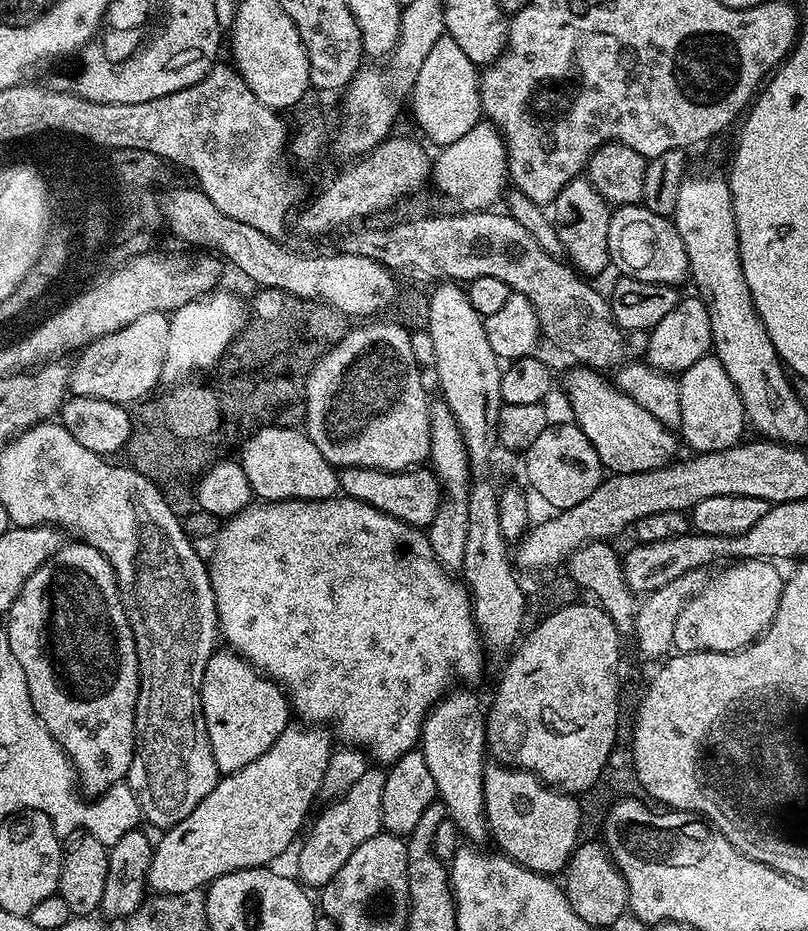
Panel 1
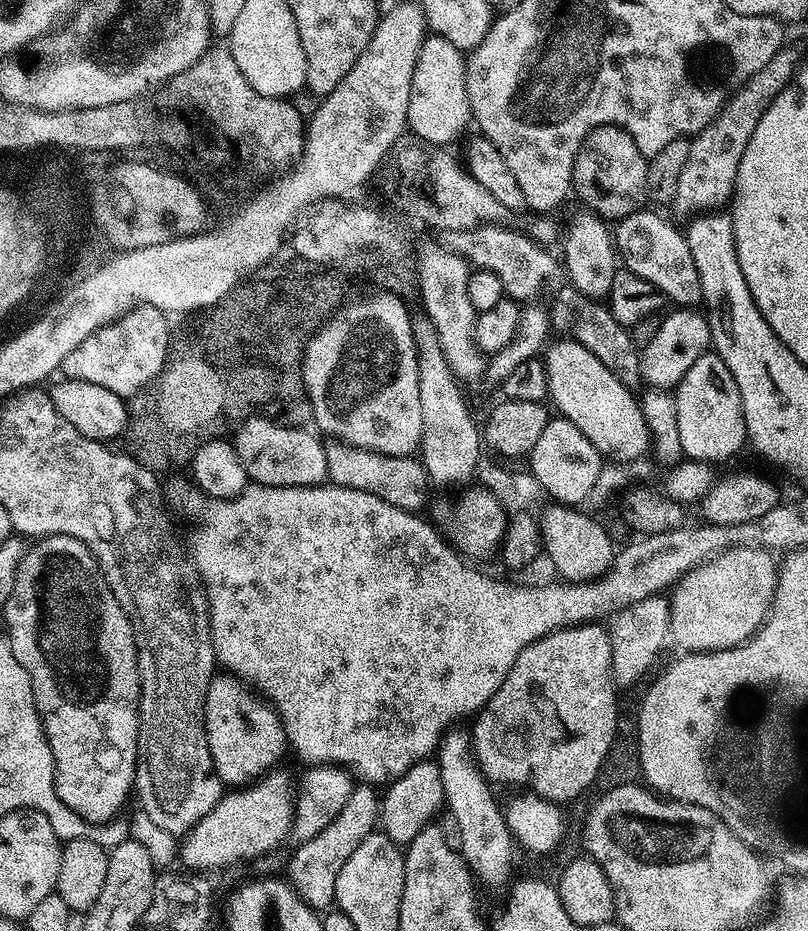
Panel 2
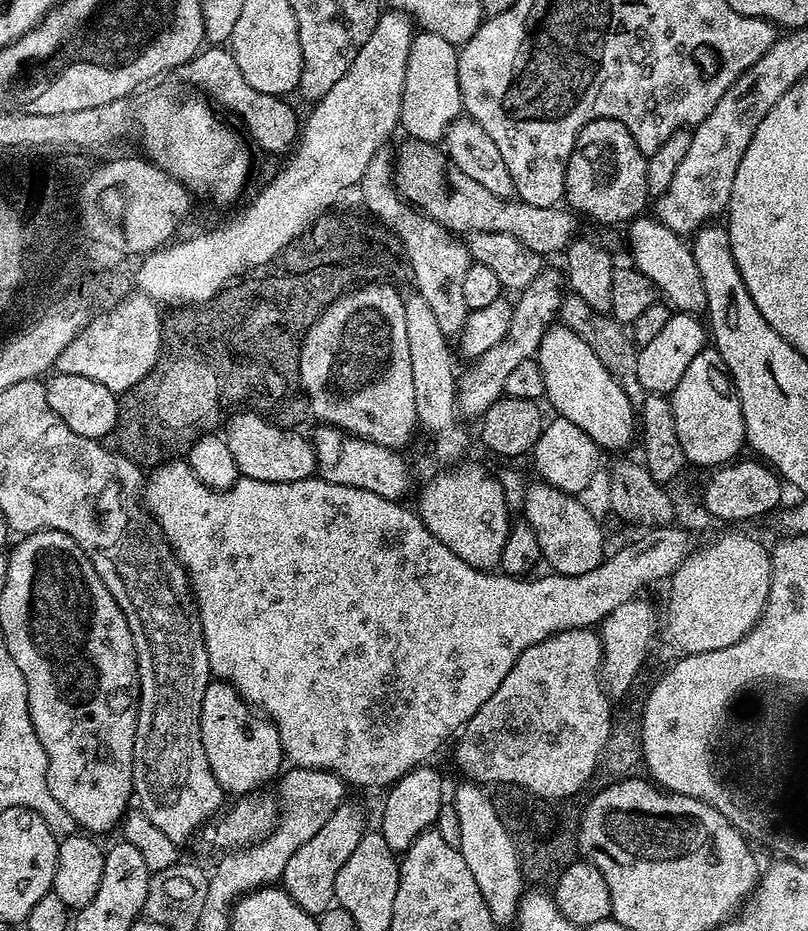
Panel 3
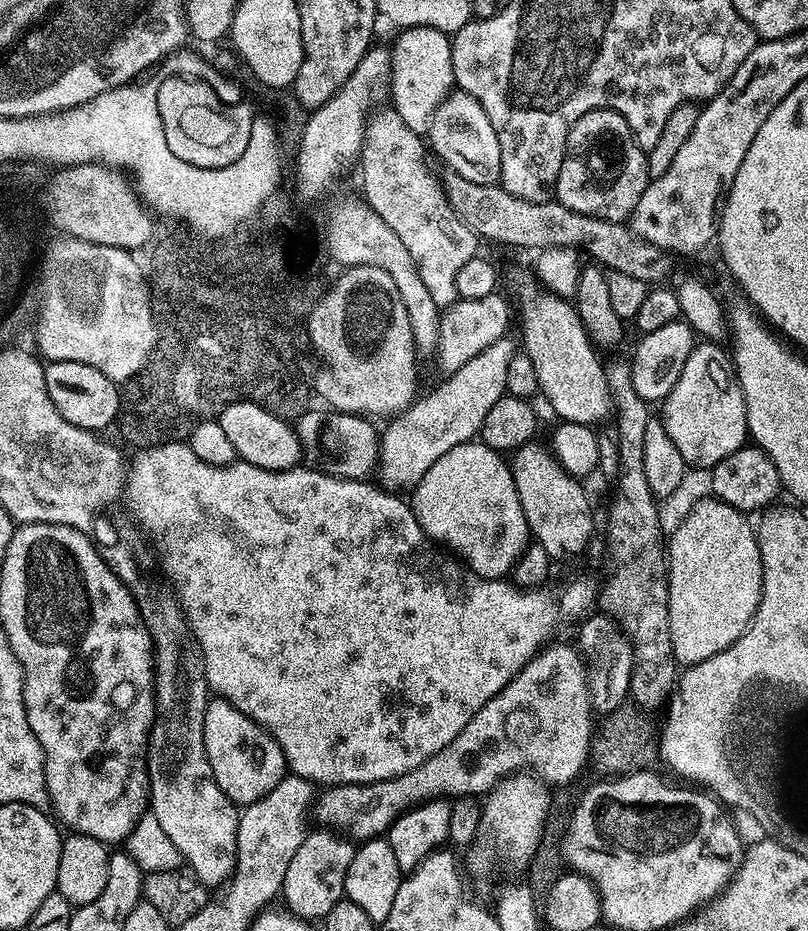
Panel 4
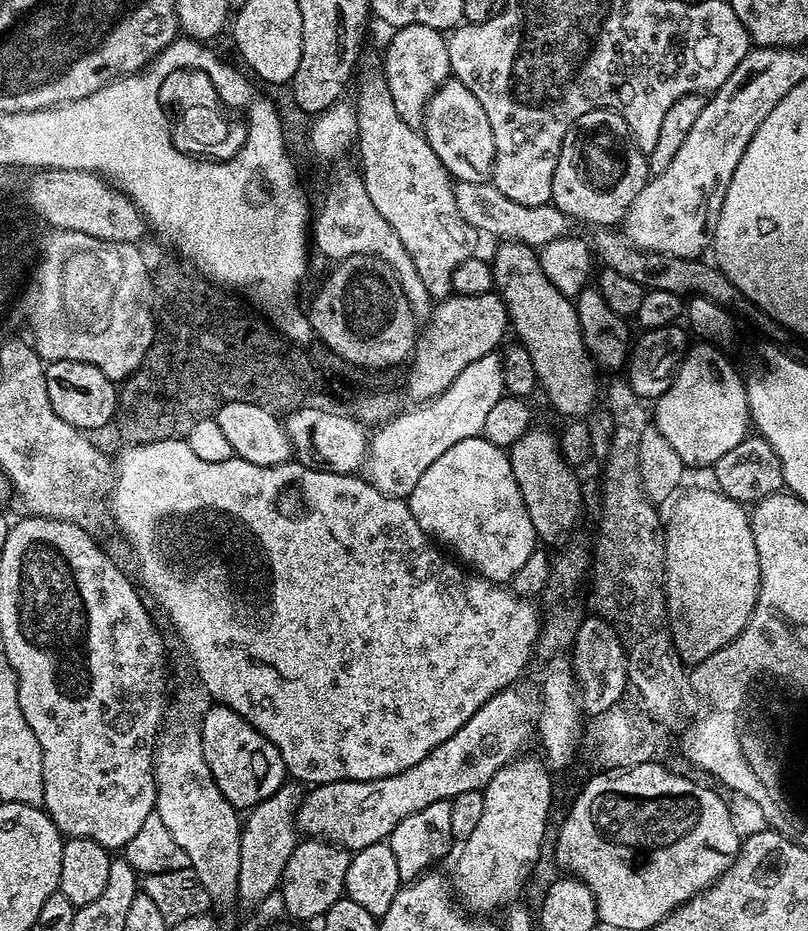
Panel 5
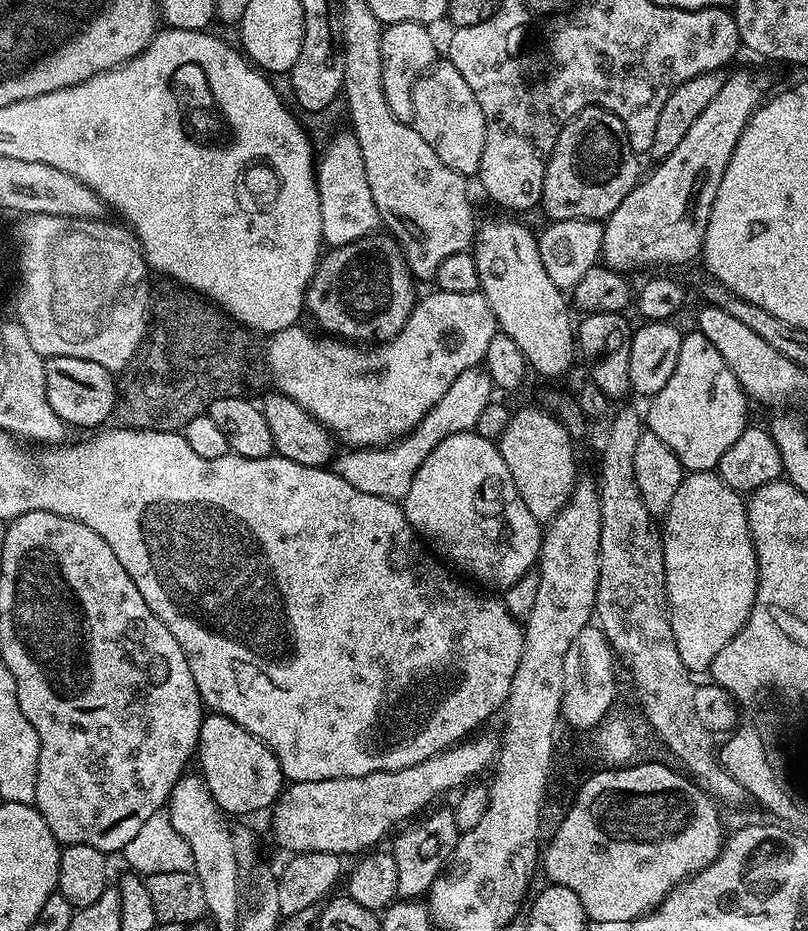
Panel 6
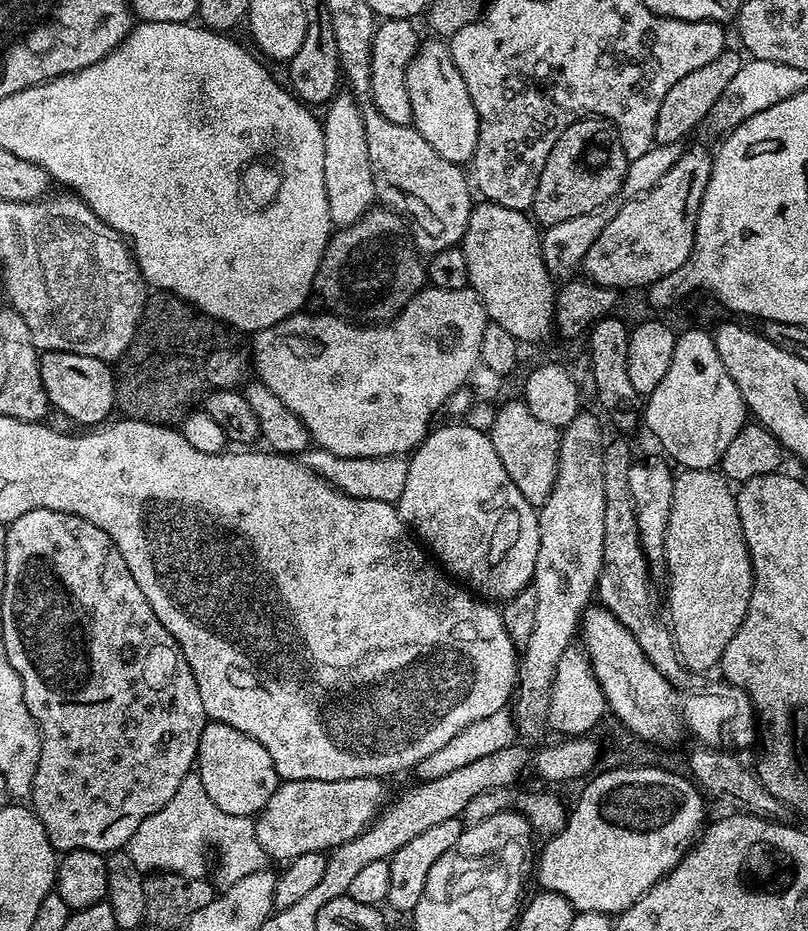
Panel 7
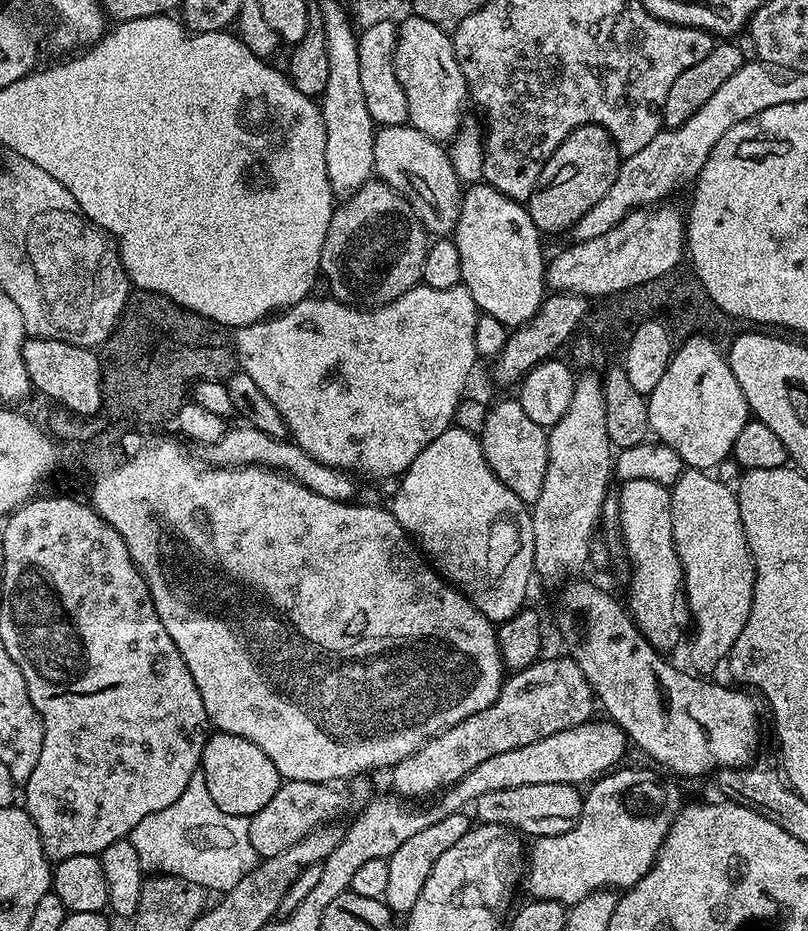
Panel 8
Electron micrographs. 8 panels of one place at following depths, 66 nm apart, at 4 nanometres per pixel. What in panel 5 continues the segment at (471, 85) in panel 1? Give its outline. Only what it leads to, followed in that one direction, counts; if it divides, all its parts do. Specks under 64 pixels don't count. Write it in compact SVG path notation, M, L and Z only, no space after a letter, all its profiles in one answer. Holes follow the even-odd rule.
M411 24L405 28L395 29L391 35L392 37L388 40L388 49L384 52L384 65L382 65L384 77L390 86L390 98L394 98L394 107L397 108L398 115L402 117L402 122L406 122L406 126L419 129L424 123L424 111L430 98L450 78L452 67L448 42L441 29L421 24Z

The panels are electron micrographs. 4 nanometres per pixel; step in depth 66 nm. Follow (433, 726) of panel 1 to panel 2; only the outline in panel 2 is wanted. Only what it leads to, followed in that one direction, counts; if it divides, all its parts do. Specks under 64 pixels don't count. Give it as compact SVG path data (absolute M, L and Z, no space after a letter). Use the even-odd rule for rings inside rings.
M455 728L441 735L438 751L434 756L436 765L440 768L444 802L462 836L459 853L464 857L464 863L479 879L481 877L496 882L507 876L512 864L512 832L504 820L501 805L496 805L496 796L492 793L493 785L476 763L476 755L472 753L471 735L465 729L463 732L462 729Z

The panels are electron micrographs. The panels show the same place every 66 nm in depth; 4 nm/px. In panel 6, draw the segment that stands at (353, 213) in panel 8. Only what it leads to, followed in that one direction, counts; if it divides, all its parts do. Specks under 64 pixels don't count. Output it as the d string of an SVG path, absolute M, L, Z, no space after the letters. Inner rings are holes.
M380 235L364 236L340 248L329 247L317 263L316 273L312 275L308 292L304 295L304 303L307 315L312 315L324 327L321 329L333 338L345 342L363 342L368 346L392 340L402 330L402 326L406 326L412 307L416 305L417 285L414 283L412 271L408 268L408 261L404 259L403 247L397 241L395 244L390 237Z

